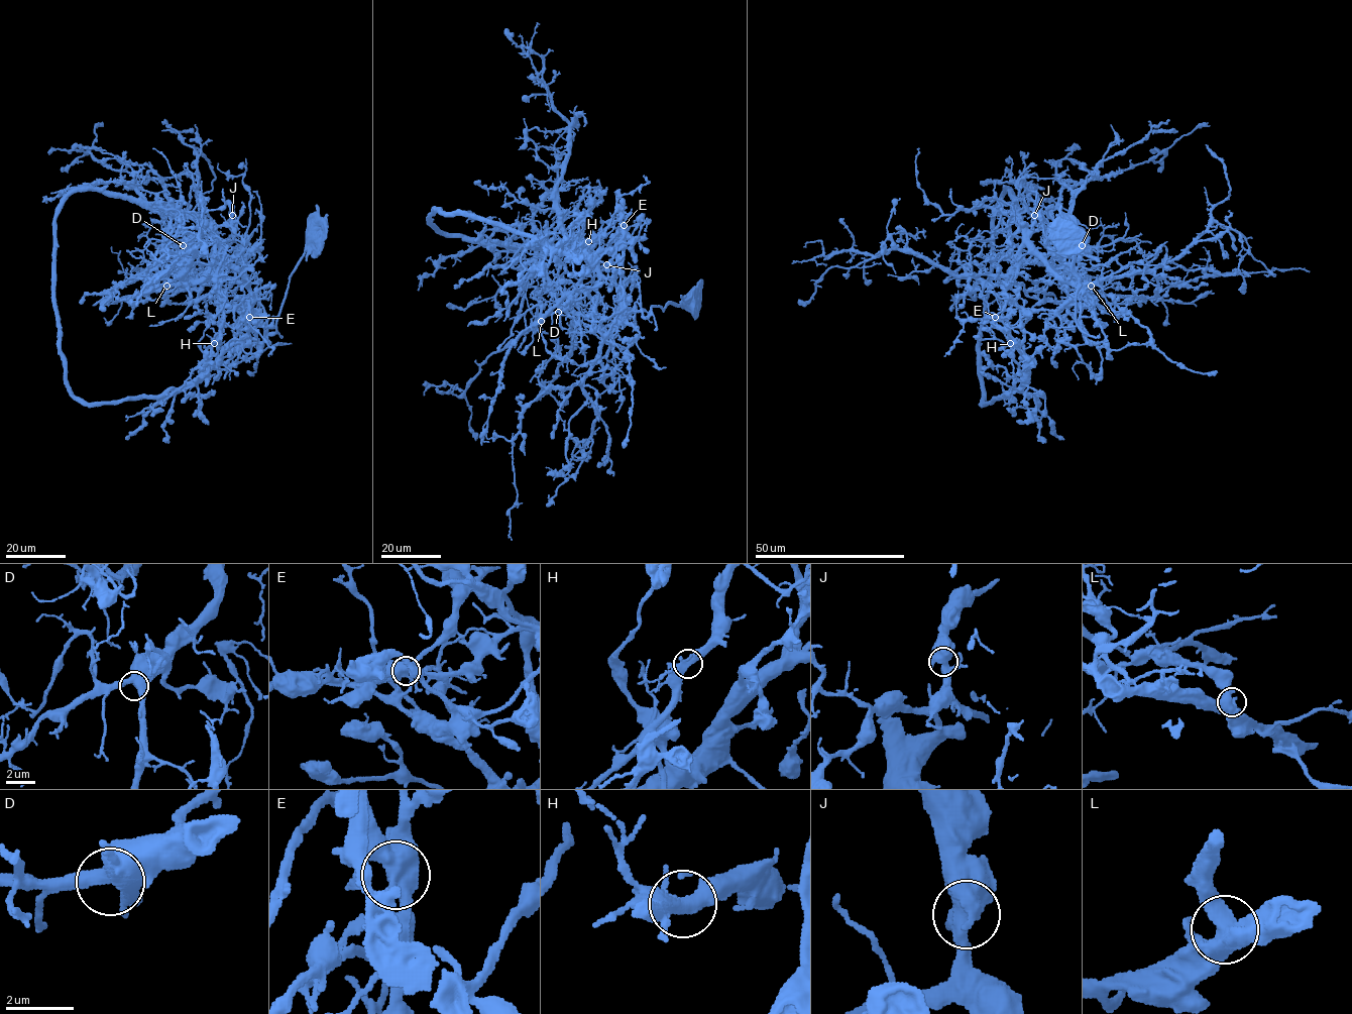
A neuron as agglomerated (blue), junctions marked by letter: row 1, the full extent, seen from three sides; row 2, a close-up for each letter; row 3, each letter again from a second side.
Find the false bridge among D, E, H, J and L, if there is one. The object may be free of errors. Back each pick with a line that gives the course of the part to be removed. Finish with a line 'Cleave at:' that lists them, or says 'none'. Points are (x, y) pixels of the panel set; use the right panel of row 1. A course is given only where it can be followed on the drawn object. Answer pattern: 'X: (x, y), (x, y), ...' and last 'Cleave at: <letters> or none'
E: (995, 316), (969, 318), (956, 341), (944, 356)
Cleave at: E

